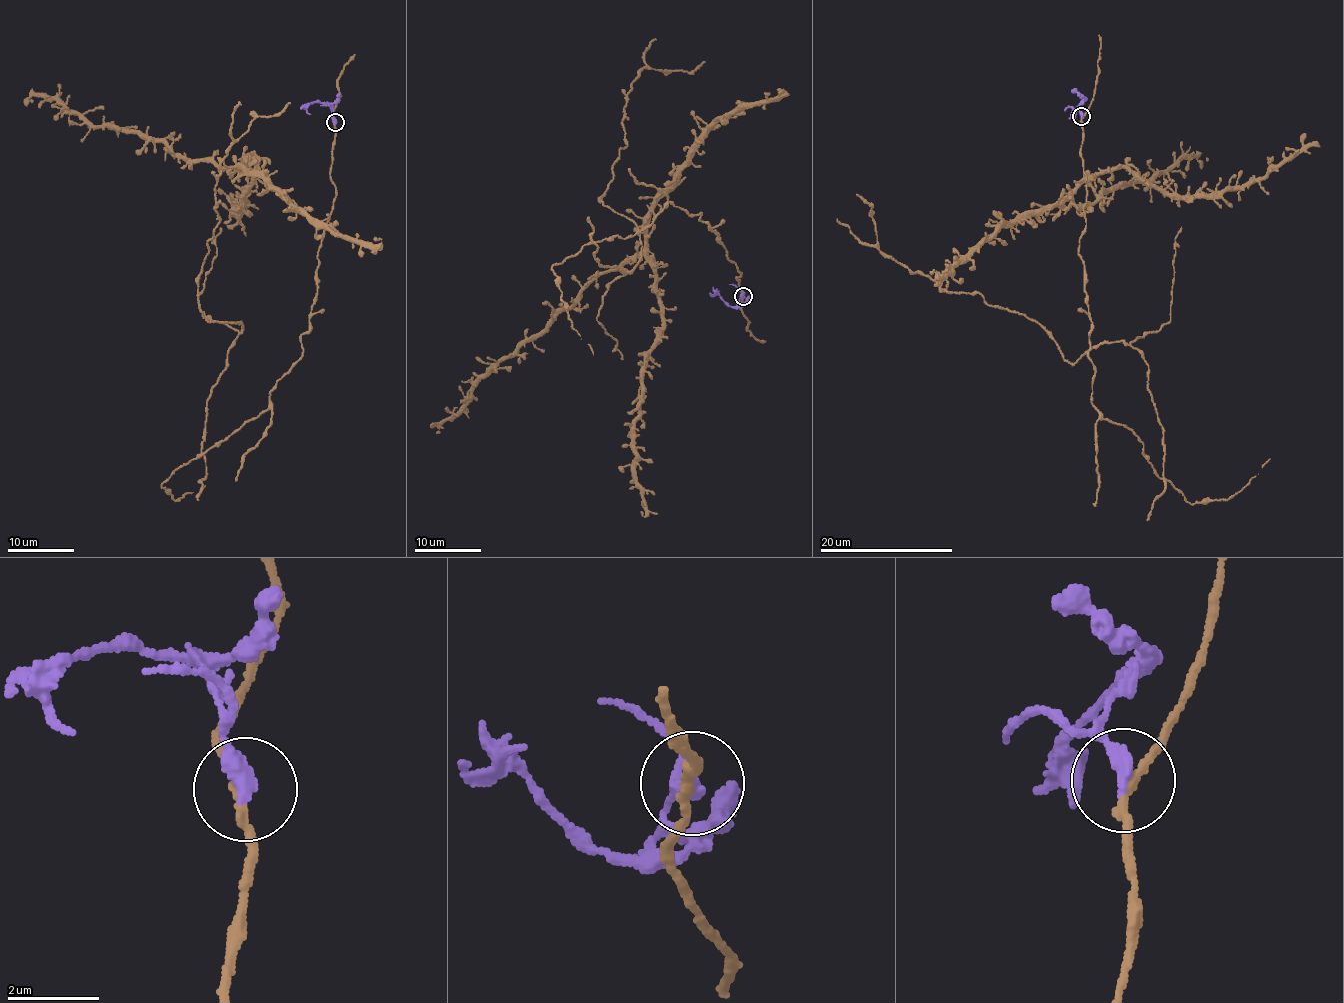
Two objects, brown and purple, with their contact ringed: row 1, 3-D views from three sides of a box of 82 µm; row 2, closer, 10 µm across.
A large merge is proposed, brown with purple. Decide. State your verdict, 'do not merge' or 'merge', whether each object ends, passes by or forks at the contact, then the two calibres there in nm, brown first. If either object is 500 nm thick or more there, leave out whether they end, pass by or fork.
do not merge; brown passes by; purple ends there; 180 nm thick on the brown side, 400 nm on the other

